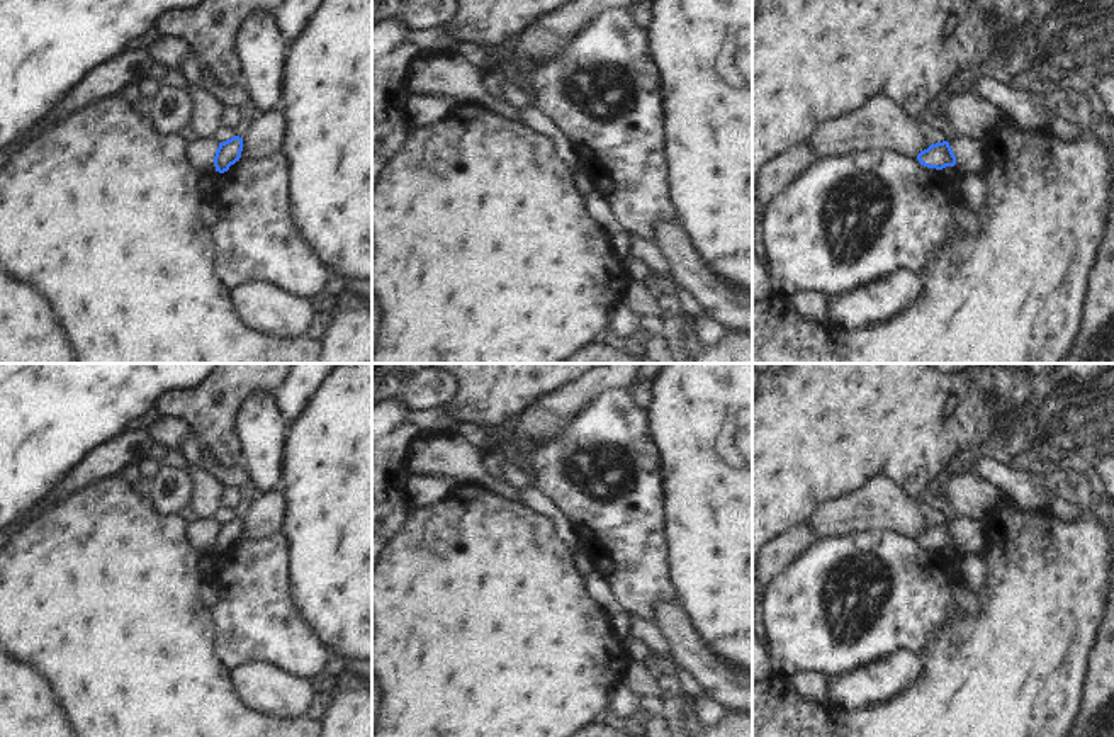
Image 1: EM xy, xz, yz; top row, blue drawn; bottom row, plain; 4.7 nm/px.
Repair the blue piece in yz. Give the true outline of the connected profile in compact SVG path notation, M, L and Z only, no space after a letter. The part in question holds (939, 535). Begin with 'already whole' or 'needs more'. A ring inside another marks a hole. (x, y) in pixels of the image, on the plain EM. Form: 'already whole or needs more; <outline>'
already whole; M948 521L931 525L917 535L917 540L920 545L936 550L956 545L956 537Z

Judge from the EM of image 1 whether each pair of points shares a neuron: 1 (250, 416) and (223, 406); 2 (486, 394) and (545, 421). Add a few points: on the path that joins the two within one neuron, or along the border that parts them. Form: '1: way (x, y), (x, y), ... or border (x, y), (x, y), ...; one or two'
1: border (272, 389), (253, 391), (240, 405), (240, 450); two
2: border (571, 381), (535, 399); two

